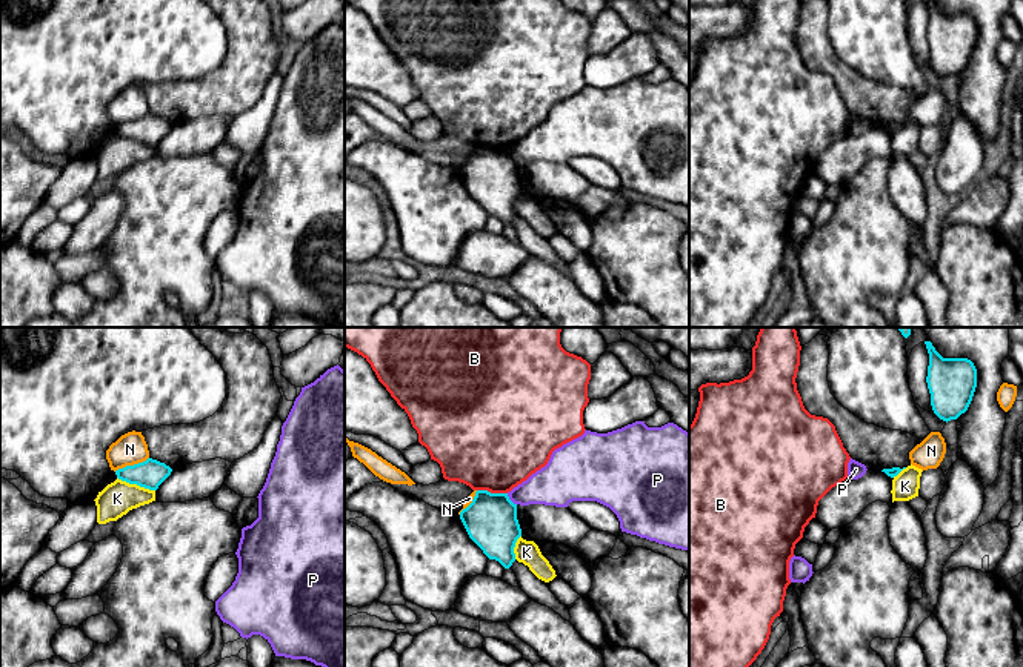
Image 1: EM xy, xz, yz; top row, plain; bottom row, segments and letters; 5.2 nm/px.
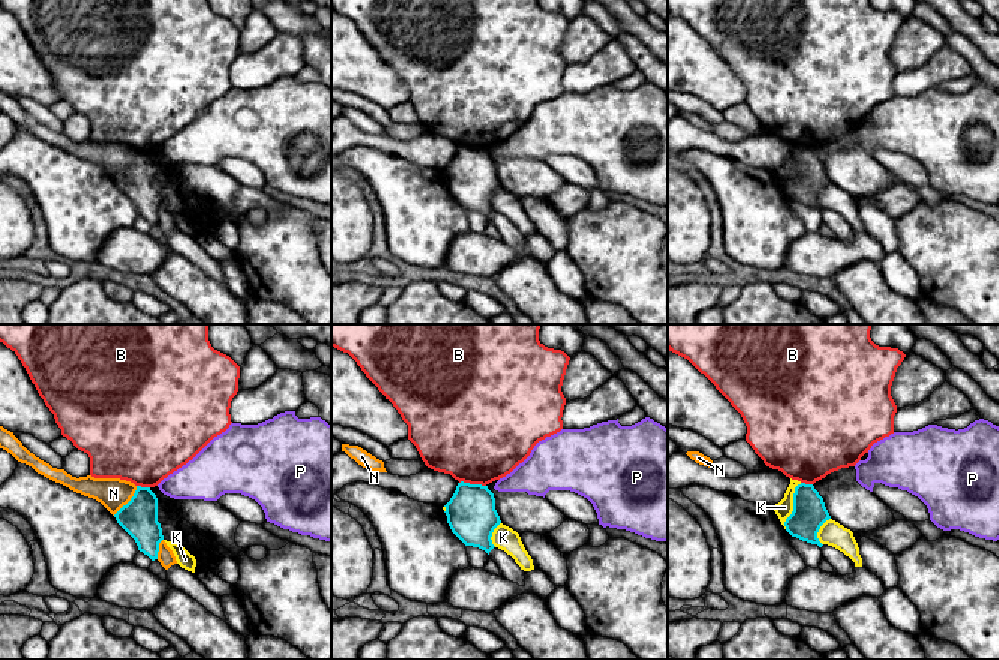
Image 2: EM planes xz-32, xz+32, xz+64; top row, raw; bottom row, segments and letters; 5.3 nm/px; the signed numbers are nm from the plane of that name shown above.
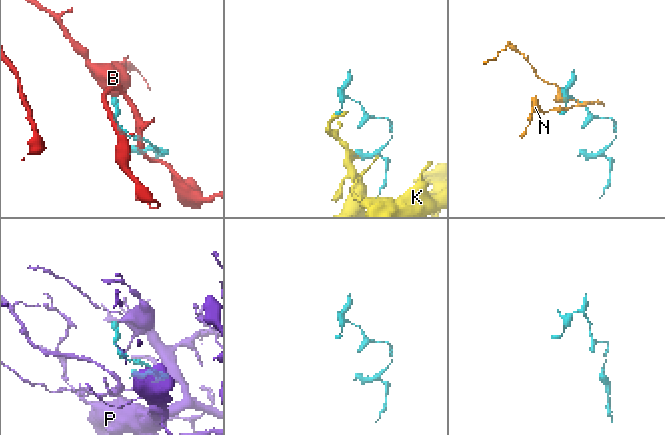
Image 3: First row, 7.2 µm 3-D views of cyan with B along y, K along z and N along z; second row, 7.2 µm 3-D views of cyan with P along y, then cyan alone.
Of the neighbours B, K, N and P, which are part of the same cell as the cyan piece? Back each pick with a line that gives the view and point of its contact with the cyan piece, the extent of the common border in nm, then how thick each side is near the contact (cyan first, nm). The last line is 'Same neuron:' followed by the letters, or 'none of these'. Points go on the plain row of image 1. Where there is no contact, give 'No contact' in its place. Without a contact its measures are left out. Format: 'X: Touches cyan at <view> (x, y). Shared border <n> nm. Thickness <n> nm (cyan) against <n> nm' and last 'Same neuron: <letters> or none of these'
Same neuron: none of these

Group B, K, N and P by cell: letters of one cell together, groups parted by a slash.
B / K / N / P

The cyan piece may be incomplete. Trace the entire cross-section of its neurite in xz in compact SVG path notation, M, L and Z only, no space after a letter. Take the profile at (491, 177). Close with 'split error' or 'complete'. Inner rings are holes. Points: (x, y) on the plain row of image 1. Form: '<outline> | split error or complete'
M477 146L472 158L460 168L460 175L469 194L489 215L509 224L515 217L514 203L521 192L517 175L517 160L508 149Z | complete

